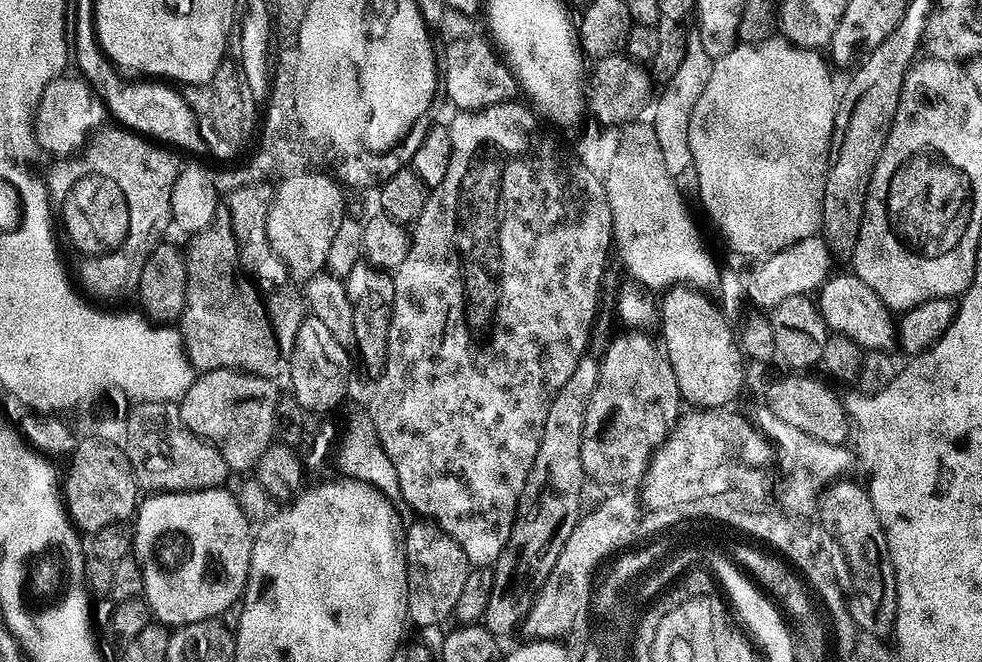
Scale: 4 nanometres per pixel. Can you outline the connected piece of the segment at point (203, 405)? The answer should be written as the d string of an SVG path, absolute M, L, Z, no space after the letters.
M219 368L201 372L178 402L182 421L202 439L221 452L231 471L247 473L274 444L278 436L278 413L282 393L271 376L258 376L239 368Z

